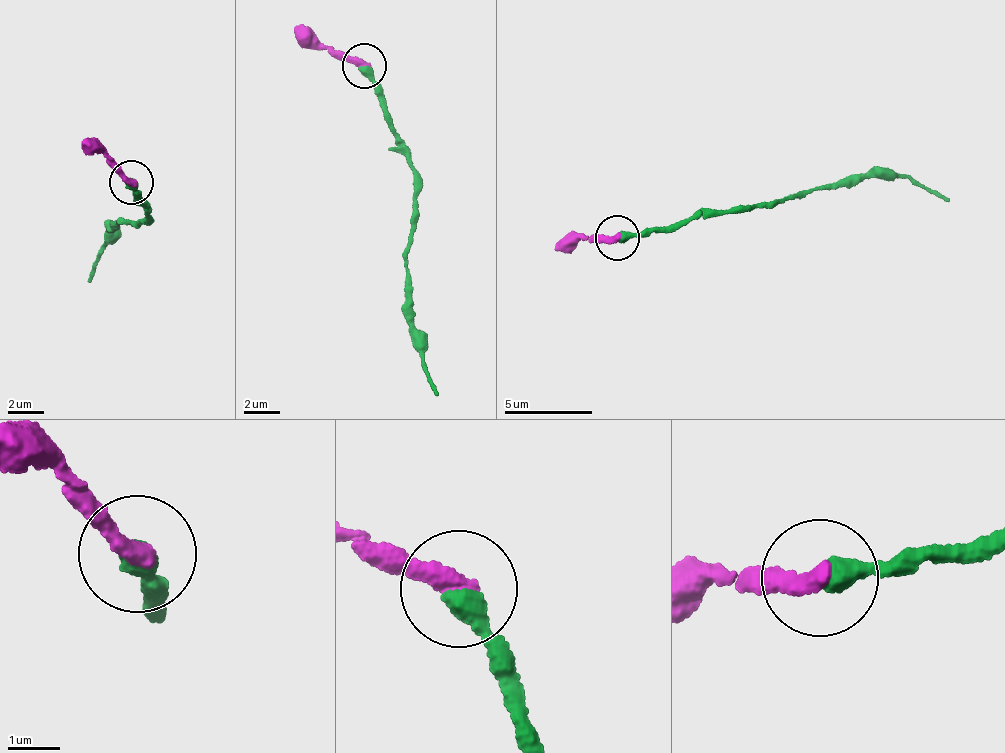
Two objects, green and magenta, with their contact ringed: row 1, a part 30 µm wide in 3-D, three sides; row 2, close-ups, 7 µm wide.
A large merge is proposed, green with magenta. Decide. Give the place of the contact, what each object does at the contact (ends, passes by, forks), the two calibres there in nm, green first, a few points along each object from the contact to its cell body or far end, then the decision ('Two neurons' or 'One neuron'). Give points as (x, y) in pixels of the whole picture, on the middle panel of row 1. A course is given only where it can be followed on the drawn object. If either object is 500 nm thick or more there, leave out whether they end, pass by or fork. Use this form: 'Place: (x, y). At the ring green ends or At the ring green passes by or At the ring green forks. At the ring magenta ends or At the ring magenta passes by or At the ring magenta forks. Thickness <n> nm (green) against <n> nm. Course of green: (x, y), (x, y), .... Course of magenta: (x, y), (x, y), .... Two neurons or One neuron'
Place: (364, 65). At the ring green ends. At the ring magenta ends. Thickness 440 nm (green) against 360 nm. Course of green: (364, 69), (413, 175), (410, 313), (422, 371), (438, 393). Course of magenta: (364, 65), (307, 43), (293, 30). One neuron

